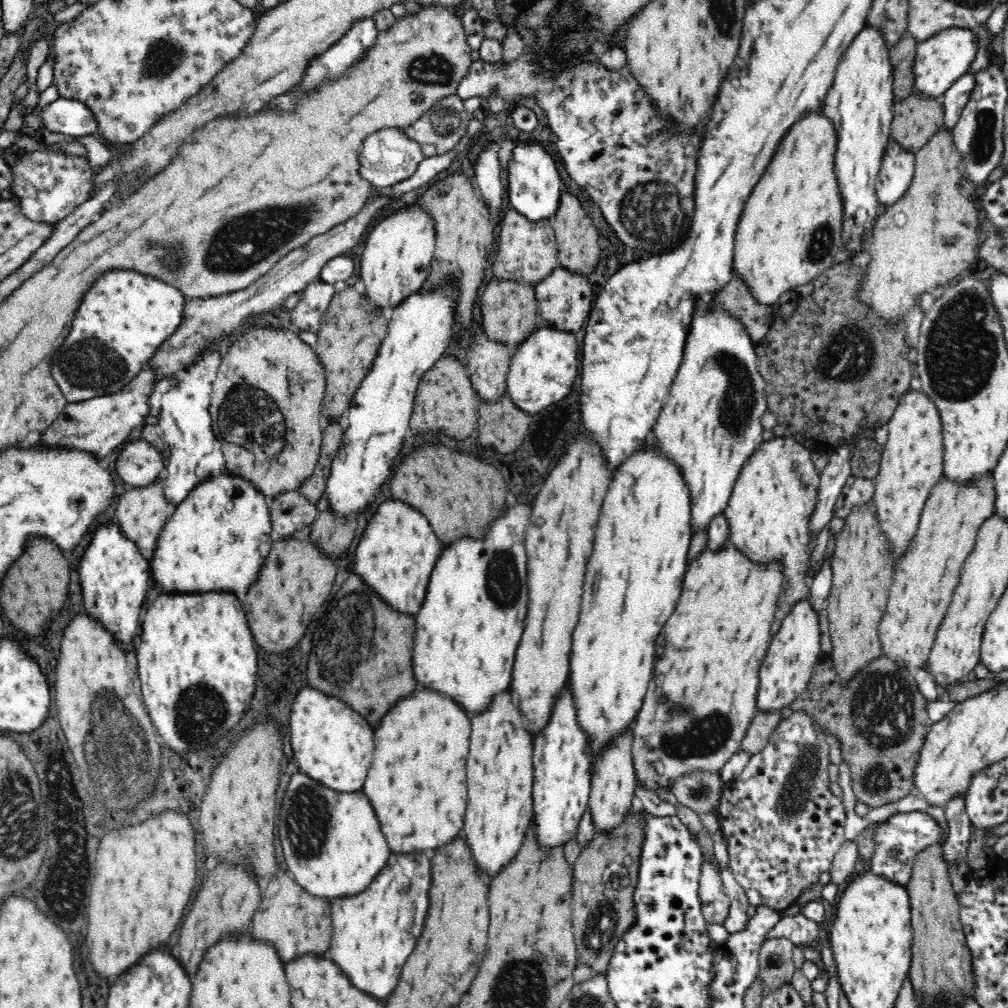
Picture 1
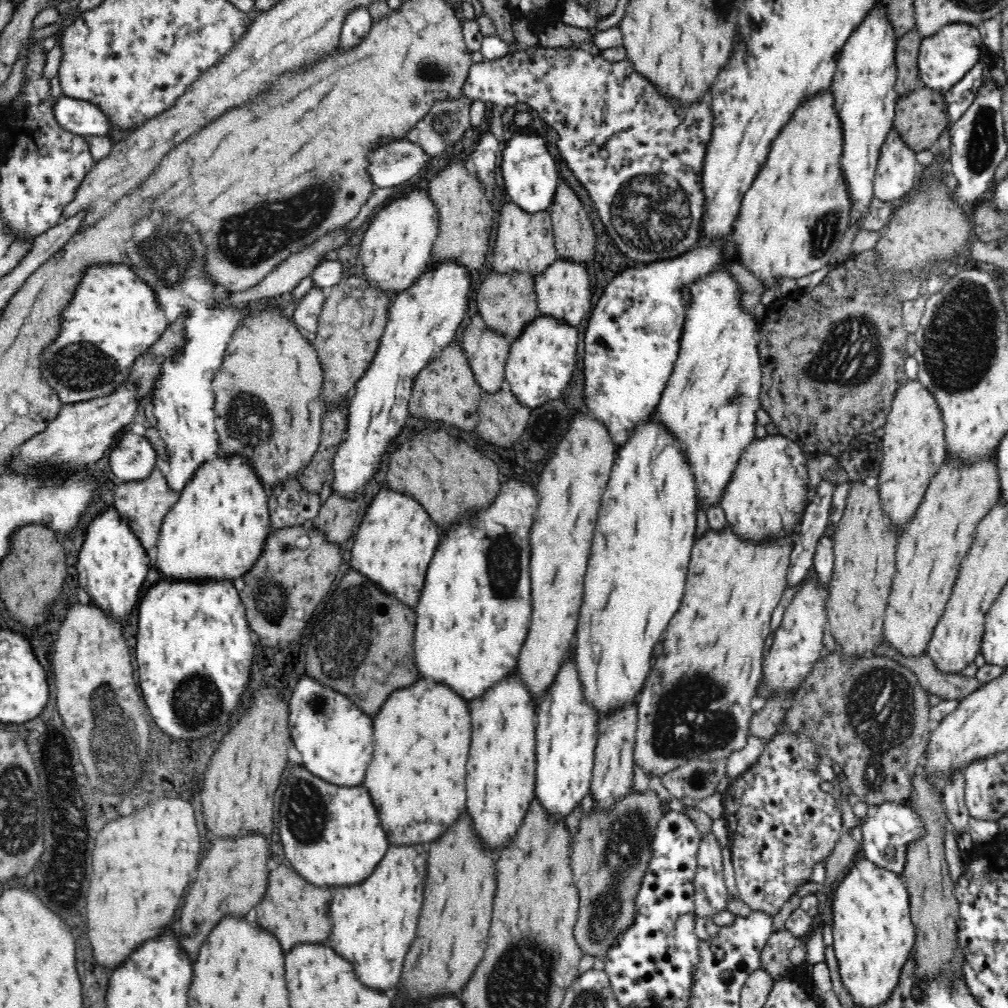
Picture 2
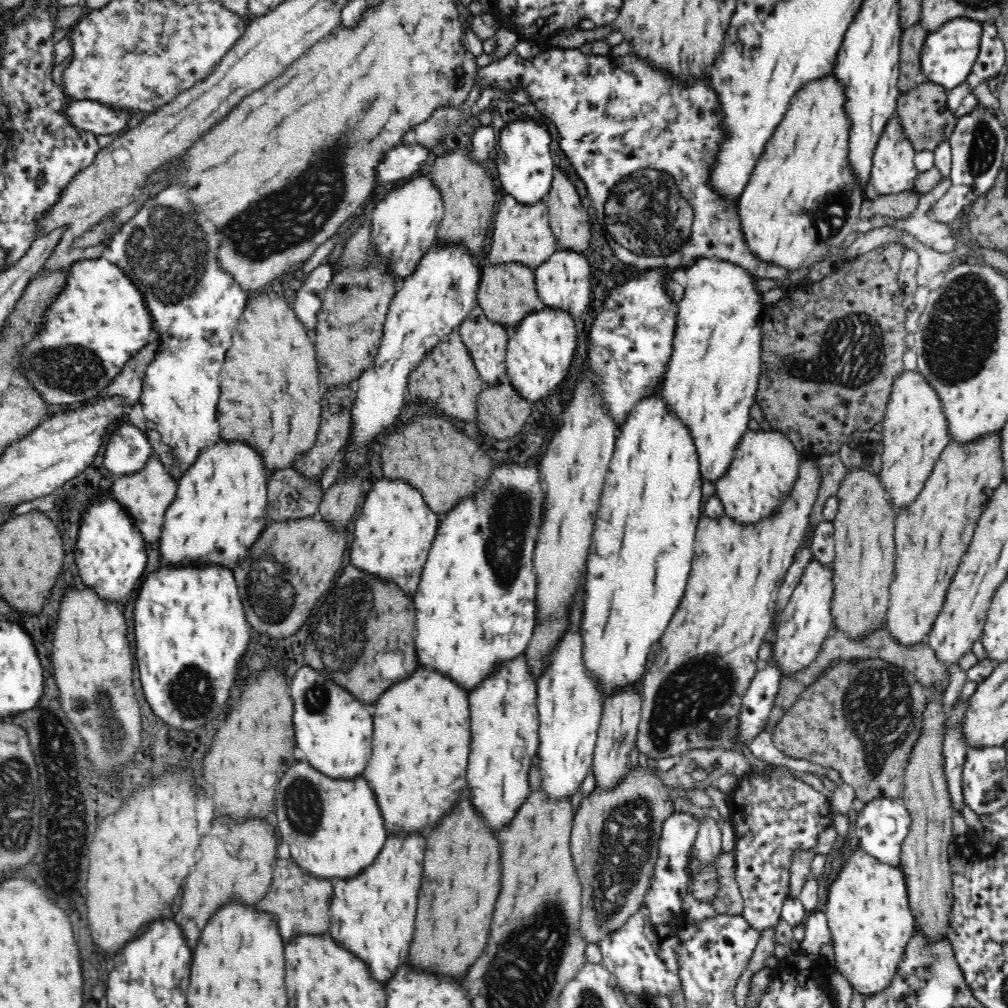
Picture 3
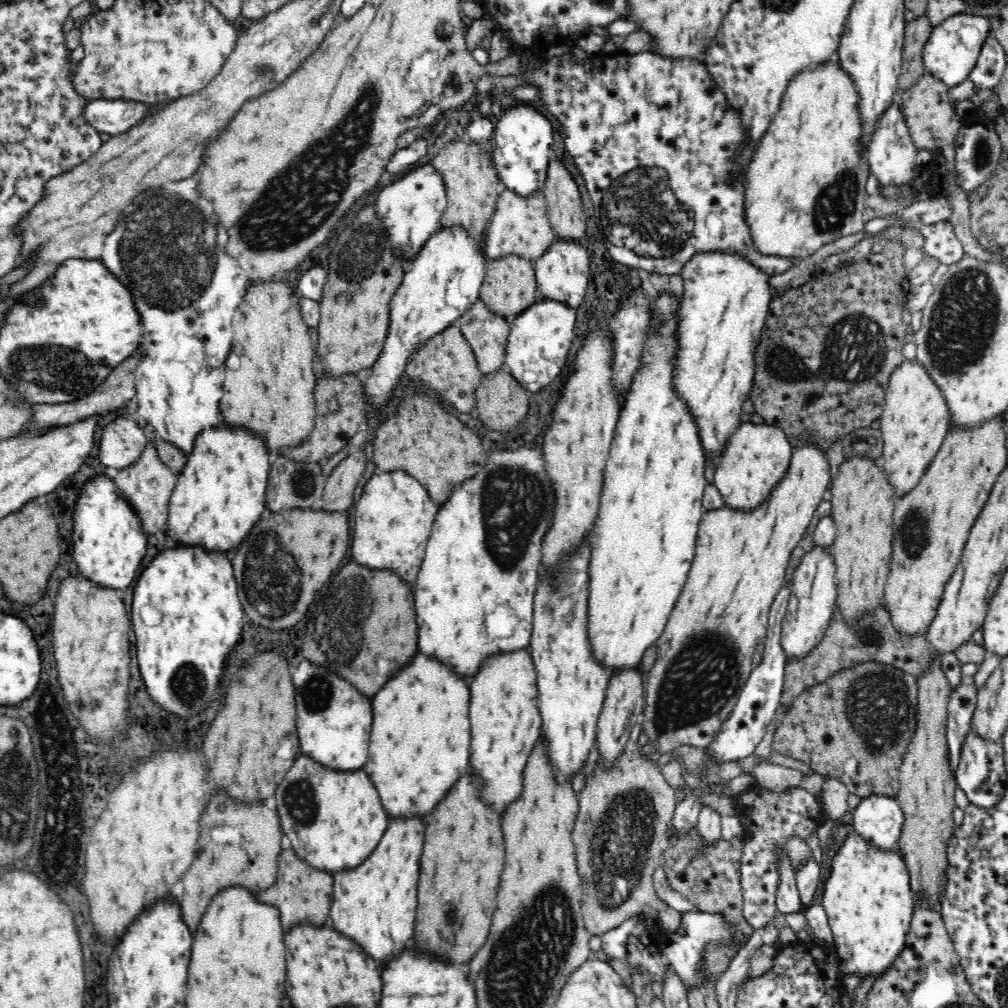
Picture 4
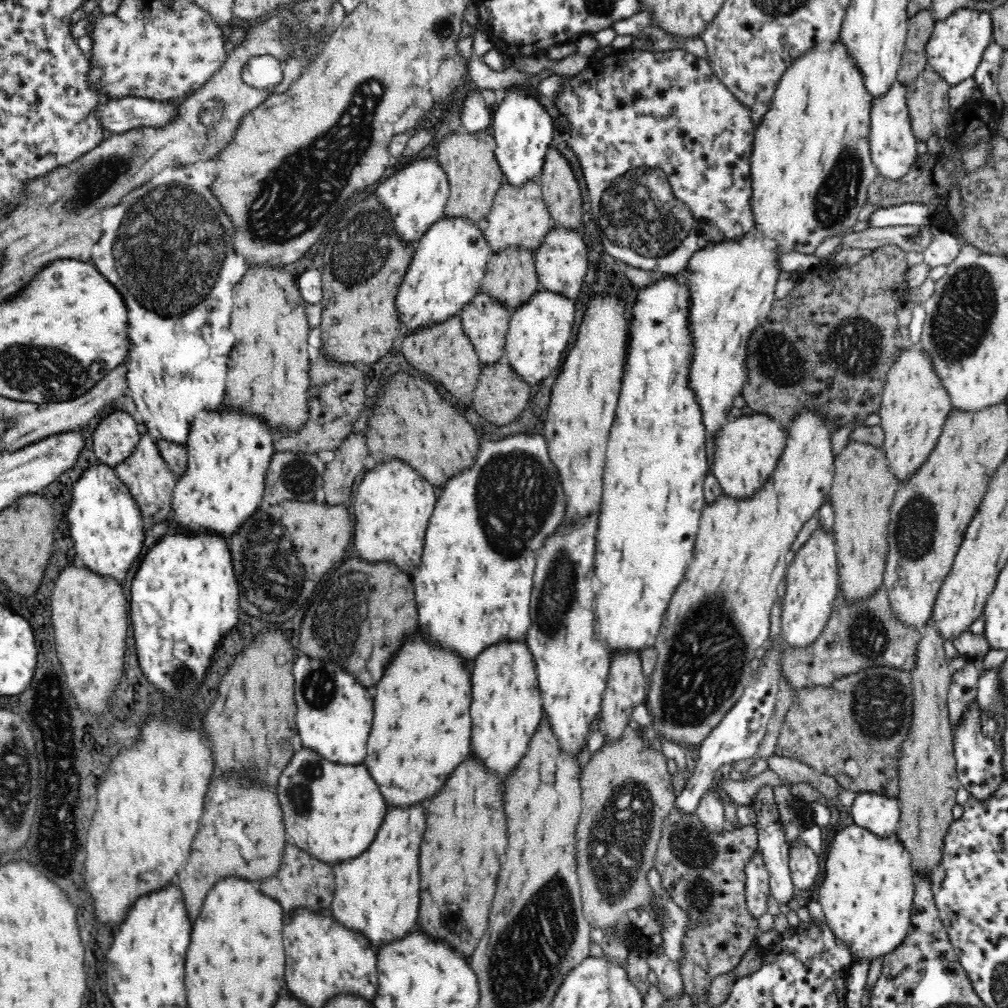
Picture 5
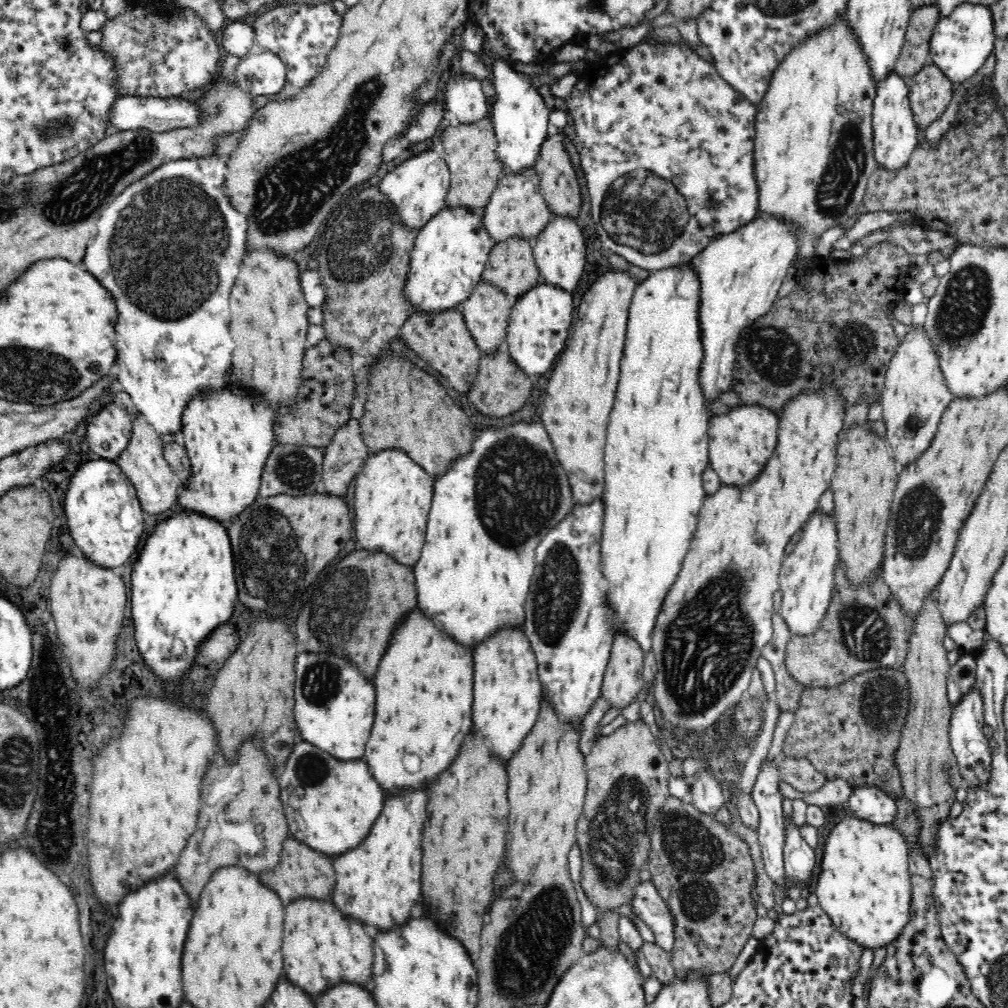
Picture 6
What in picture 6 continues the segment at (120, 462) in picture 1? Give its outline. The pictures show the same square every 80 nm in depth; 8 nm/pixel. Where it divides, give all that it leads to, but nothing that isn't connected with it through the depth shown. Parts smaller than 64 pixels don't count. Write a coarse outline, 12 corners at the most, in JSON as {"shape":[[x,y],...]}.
{"shape":[[108,402],[86,422],[84,438],[116,461],[132,436],[125,407]]}

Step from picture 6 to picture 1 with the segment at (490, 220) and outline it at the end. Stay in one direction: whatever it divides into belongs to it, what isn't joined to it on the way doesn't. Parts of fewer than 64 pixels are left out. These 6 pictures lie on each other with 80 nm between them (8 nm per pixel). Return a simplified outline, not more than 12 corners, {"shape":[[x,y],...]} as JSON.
{"shape":[[509,207],[493,276],[536,284],[558,267],[552,220]]}

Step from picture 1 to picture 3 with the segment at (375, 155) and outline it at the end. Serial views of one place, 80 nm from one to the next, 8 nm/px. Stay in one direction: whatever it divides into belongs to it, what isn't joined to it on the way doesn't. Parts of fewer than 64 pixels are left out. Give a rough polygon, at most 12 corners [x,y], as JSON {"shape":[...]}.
{"shape":[[391,148],[376,166],[377,183],[419,173],[428,148]]}

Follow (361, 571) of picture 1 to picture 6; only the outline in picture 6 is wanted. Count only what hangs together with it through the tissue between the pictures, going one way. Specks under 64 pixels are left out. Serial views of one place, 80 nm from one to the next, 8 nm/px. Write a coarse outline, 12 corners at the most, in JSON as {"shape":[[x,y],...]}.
{"shape":[[399,448],[369,453],[354,538],[421,558],[434,476]]}

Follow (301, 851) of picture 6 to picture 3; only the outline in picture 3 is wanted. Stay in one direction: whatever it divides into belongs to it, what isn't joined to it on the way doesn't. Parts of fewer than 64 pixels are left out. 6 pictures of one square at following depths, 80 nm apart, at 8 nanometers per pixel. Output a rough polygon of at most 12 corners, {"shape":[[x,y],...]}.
{"shape":[[276,858],[268,894],[284,940],[327,933],[331,880]]}

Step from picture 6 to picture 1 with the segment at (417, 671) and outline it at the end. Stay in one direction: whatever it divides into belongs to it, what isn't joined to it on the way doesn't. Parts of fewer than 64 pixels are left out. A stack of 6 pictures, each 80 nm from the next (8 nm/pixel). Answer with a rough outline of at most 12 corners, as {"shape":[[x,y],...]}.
{"shape":[[398,700],[363,791],[393,852],[436,850],[466,812],[471,717]]}

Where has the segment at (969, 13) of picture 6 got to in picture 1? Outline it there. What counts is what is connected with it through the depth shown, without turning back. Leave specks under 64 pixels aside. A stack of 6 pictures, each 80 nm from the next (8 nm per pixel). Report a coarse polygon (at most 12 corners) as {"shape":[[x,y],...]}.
{"shape":[[954,26],[918,42],[918,94],[940,98],[979,51],[977,30]]}

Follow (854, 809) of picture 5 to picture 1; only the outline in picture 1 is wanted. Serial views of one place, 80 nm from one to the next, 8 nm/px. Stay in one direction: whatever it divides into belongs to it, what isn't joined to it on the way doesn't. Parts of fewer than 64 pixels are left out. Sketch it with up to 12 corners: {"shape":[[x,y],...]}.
{"shape":[[920,811],[894,812],[868,829],[868,867],[904,887],[914,854],[942,838]]}

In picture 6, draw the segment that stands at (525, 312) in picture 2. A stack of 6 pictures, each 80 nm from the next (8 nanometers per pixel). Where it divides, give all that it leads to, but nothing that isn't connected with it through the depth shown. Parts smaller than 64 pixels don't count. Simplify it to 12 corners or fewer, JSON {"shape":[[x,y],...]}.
{"shape":[[510,236],[481,278],[512,299],[539,284],[532,241]]}

